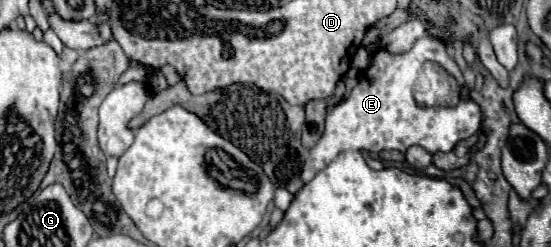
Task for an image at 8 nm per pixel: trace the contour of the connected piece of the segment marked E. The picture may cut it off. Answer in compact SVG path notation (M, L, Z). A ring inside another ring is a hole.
M428 35L416 41L414 47L404 55L390 55L386 49L372 53L370 67L360 73L360 81L352 89L352 93L332 111L328 111L326 131L322 139L316 143L316 147L310 151L308 161L304 163L302 181L304 183L312 181L314 175L320 173L324 167L328 167L328 163L332 163L332 159L342 151L380 153L384 149L406 151L412 145L420 145L434 155L438 151L452 151L458 141L464 141L479 131L482 111L472 99L470 101L460 99L456 107L416 105L414 87L426 61L440 63L450 75L458 79L460 85L464 85L464 77L458 65L448 55L446 47L438 39L432 39Z

